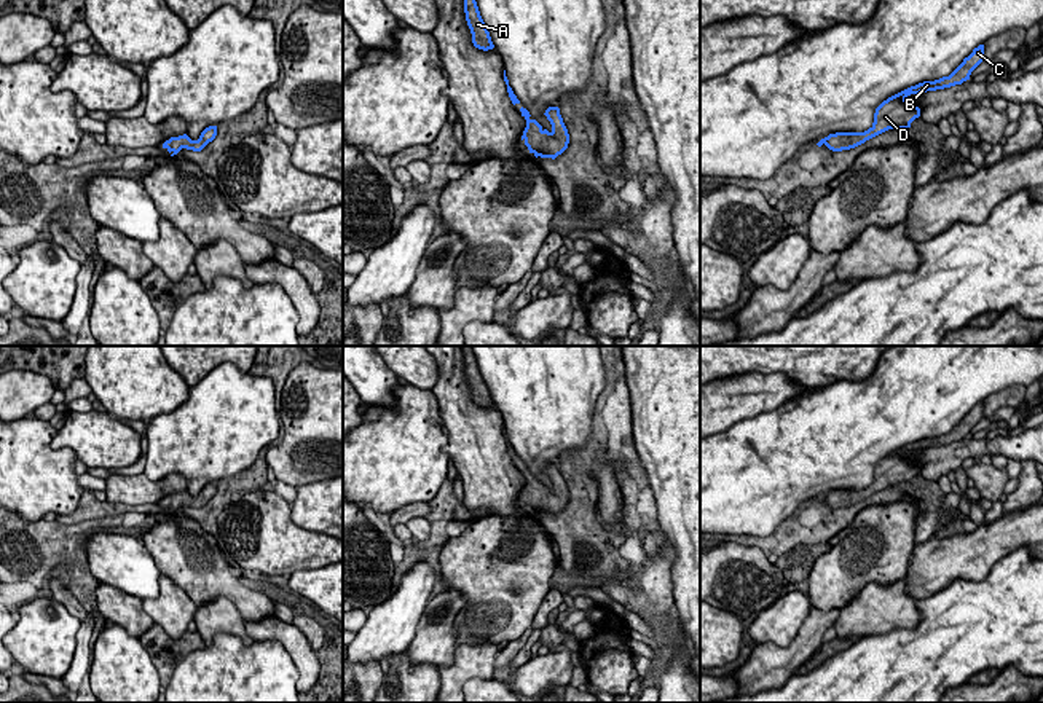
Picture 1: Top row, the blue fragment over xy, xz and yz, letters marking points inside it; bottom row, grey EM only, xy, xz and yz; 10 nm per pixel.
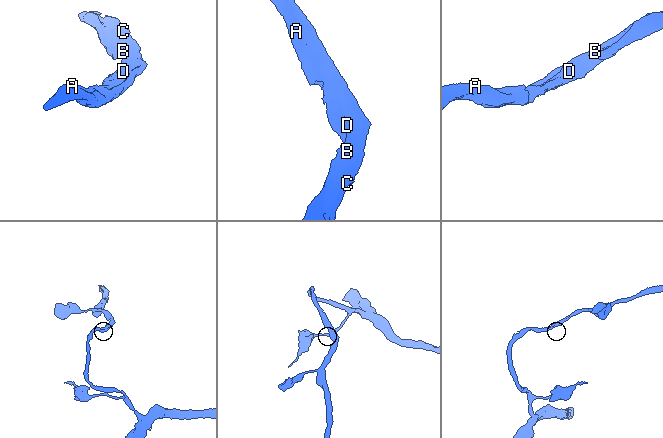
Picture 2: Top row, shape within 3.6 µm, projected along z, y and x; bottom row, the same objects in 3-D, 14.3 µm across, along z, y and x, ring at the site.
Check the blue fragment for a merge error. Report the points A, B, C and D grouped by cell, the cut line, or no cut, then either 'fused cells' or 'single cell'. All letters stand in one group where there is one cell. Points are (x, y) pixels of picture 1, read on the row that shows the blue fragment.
groups A B C D; cut none; single cell

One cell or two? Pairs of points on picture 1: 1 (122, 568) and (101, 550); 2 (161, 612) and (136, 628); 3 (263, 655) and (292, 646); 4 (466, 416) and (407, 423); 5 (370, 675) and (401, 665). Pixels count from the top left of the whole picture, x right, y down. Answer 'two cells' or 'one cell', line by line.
1: one cell
2: two cells
3: two cells
4: two cells
5: two cells

